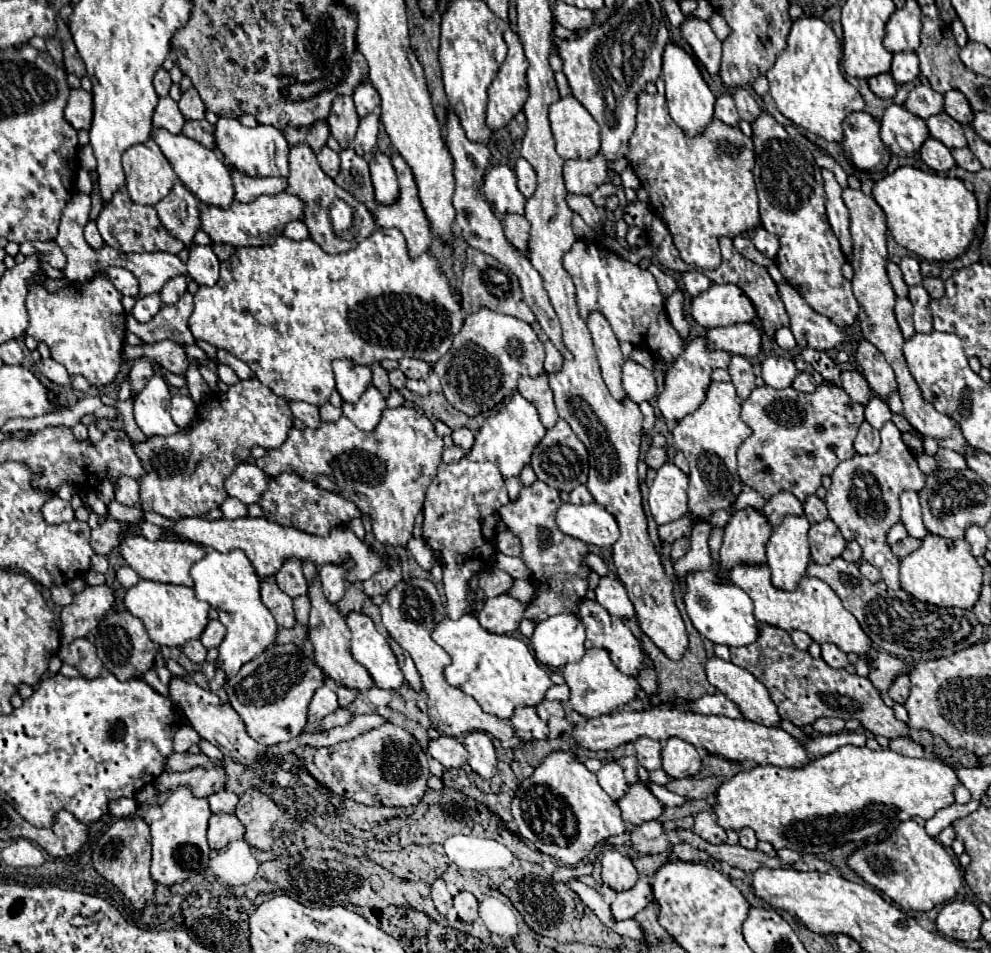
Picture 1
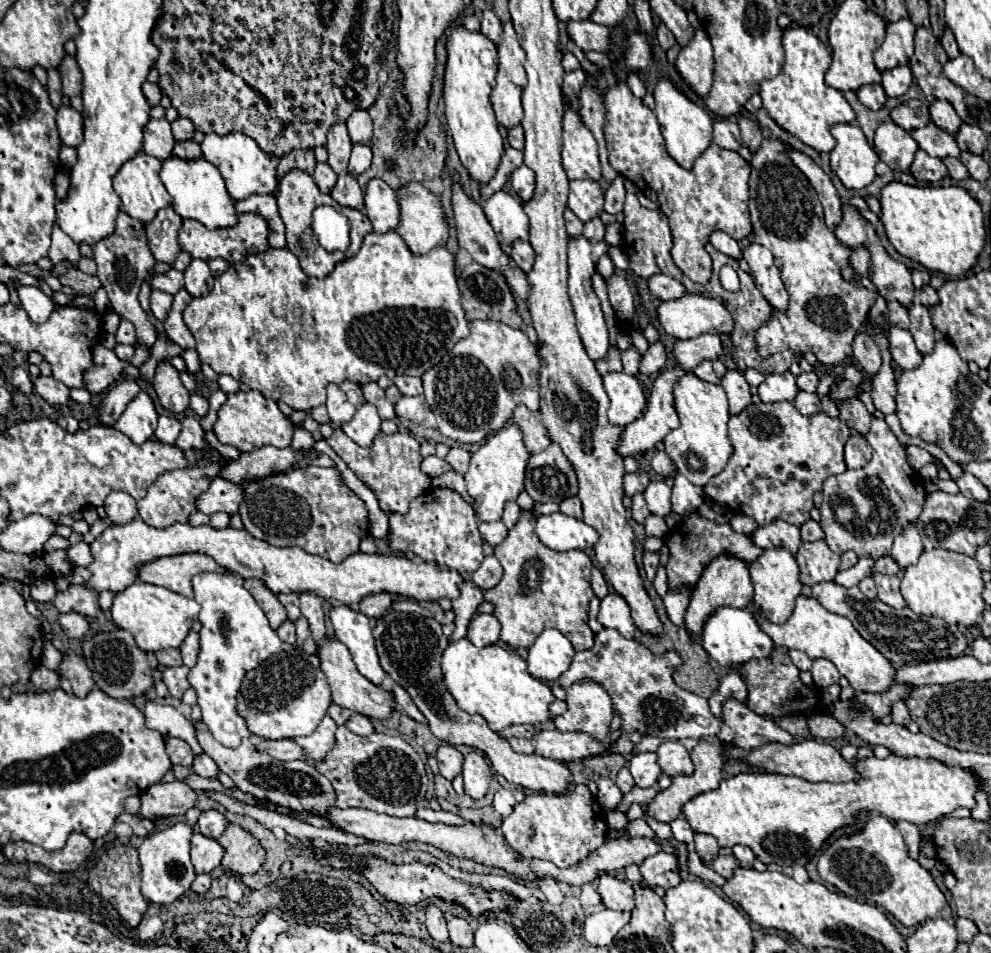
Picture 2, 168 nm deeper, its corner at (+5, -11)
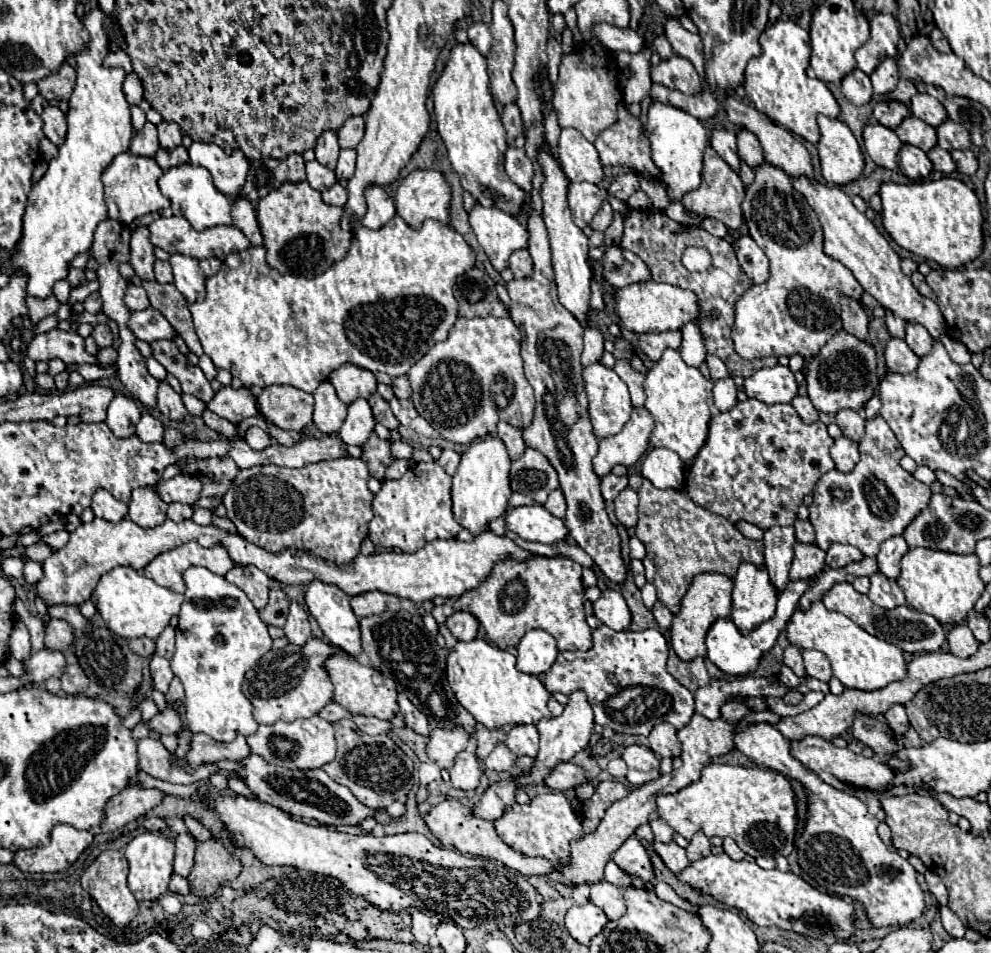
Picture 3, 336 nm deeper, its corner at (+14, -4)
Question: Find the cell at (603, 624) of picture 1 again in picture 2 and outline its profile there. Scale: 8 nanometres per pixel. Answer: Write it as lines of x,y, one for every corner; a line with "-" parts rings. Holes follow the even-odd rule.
601,630
595,634
593,648
575,654
569,670
559,676
559,684
569,688
581,678
591,678
605,686
613,700
615,714
623,718
625,732
641,730
647,736
657,736
661,740
701,740
717,736
721,732
723,720
719,720
711,708
707,708
707,700
675,686
673,670
679,664
681,658
677,652
655,656
643,644
637,640
627,640
617,630

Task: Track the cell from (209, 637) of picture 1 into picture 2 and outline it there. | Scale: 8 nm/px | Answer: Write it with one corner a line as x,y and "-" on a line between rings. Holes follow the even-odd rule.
195,630
189,632
189,636
185,638
185,642
181,646
181,654
183,654
183,664
193,668
197,656
199,656
199,632
195,632

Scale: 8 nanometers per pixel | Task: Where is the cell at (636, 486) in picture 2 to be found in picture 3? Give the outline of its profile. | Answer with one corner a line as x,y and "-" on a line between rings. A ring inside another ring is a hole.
614,473
606,475
602,481
600,481
600,489
602,489
602,497
604,501
614,501
618,497
618,493
622,489
628,487
628,477
618,477

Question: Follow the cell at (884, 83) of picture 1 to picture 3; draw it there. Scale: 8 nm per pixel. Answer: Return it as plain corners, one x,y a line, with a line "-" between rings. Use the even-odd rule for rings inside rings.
854,69
852,73
848,73
842,79
840,91
854,105
866,105
872,99
872,83
870,83
870,77
866,73
862,73
860,69

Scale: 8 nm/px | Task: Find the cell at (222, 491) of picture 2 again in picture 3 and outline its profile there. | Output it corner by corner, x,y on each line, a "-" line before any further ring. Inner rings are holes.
176,475
168,481
160,481
156,485
156,493
158,497
164,501
164,503
188,503
192,505
198,497
200,497
200,481
196,477
190,477
190,475

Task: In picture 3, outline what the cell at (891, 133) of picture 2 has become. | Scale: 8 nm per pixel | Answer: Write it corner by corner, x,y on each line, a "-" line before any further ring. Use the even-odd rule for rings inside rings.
880,123
866,125
864,147
876,165
884,169
892,169
892,171
898,169
898,151
902,147
902,141
892,129

